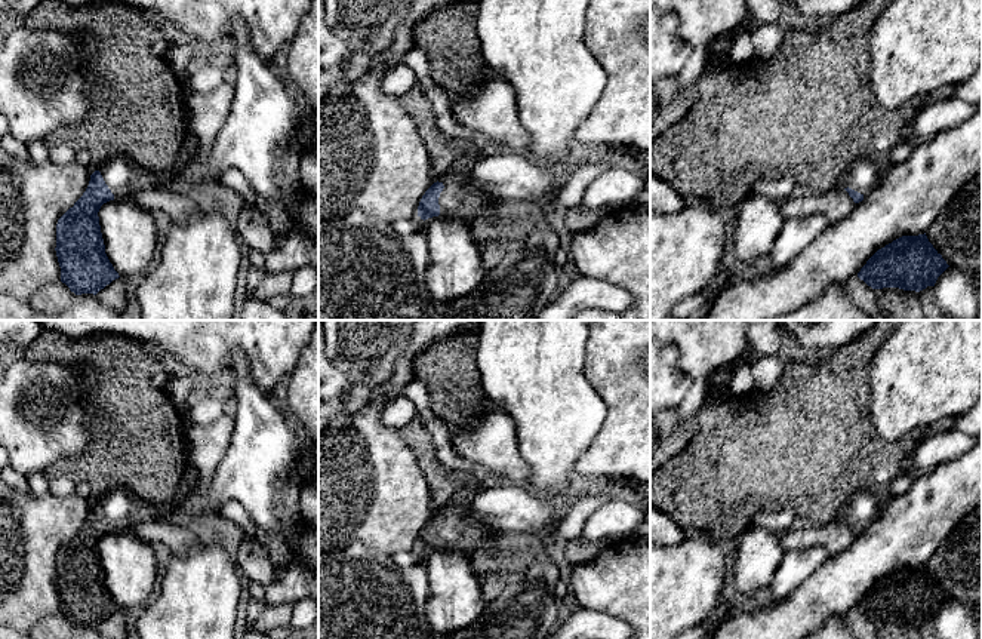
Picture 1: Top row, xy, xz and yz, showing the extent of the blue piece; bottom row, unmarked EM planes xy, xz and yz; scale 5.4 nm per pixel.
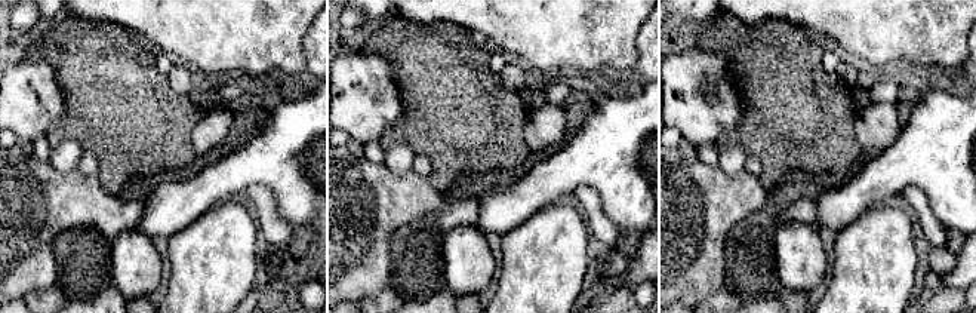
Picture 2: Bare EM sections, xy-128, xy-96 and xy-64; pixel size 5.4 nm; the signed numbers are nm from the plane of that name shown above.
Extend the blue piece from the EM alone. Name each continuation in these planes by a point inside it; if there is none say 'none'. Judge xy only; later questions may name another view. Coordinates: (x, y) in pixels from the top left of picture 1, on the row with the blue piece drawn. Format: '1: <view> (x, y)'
1: xy (123, 178)

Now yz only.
1: yz (862, 177)

